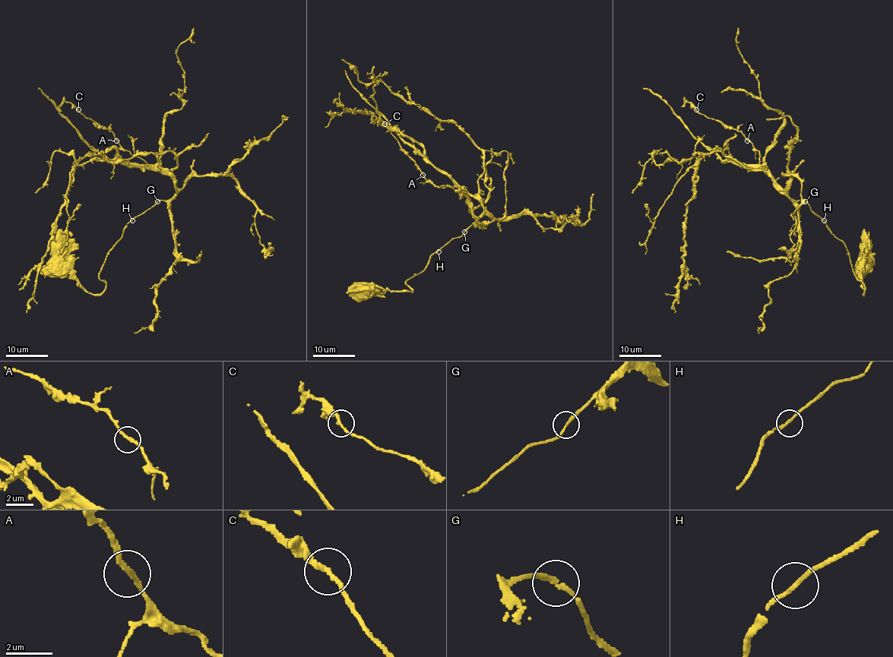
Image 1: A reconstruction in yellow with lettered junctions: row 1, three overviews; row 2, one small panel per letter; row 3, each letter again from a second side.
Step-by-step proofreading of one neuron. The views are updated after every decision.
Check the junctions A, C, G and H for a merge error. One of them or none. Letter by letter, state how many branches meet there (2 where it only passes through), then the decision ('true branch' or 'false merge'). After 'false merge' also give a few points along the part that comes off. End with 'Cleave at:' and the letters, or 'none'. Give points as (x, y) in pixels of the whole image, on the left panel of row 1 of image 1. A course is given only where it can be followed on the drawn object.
A: 2 branches meet; true branch
C: 2 branches meet; true branch
G: 2 branches meet; true branch
H: 2 branches meet; true branch
Cleave at: none

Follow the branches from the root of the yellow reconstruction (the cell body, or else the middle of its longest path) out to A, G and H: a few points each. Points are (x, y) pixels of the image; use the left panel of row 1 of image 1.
A: (58, 263), (99, 294), (106, 285), (99, 271), (125, 226), (177, 190), (169, 175), (116, 140)
G: (58, 263), (86, 290), (99, 294), (106, 285), (99, 271), (108, 251), (125, 226), (157, 201)
H: (58, 263), (86, 290), (99, 294), (106, 285), (99, 279), (106, 255), (132, 220)

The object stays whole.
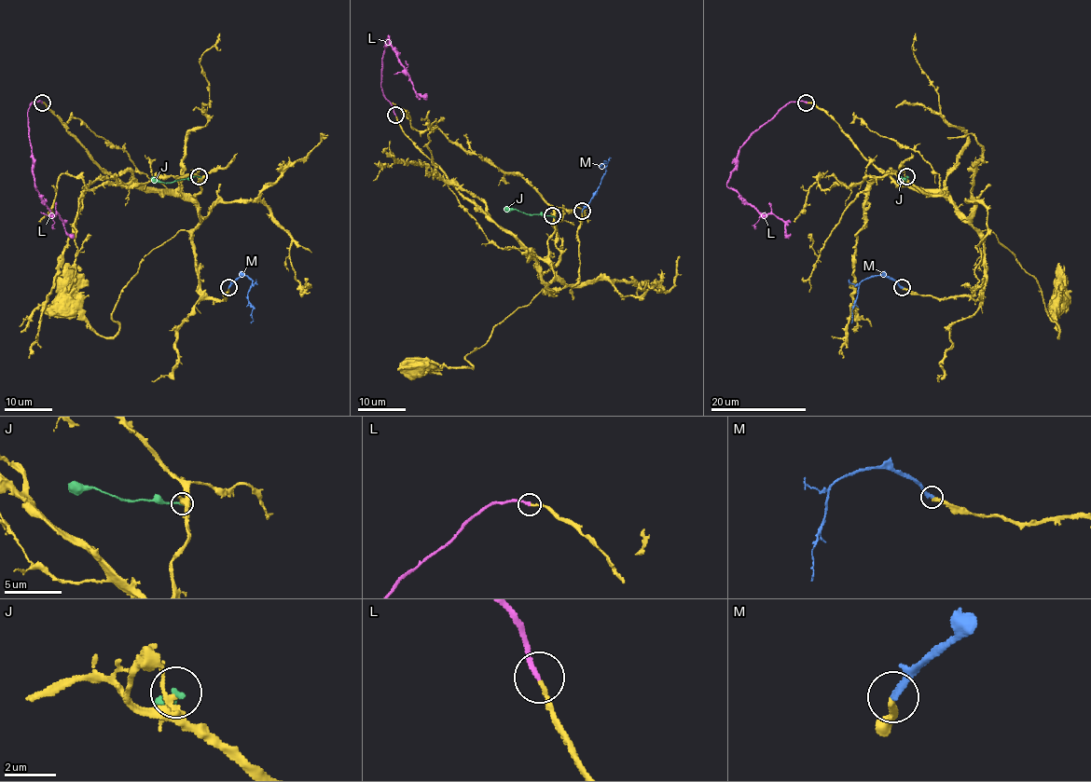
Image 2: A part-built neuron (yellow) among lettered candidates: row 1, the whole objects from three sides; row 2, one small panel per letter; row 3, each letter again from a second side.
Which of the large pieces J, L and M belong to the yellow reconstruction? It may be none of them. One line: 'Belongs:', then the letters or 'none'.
Belongs: L, M

